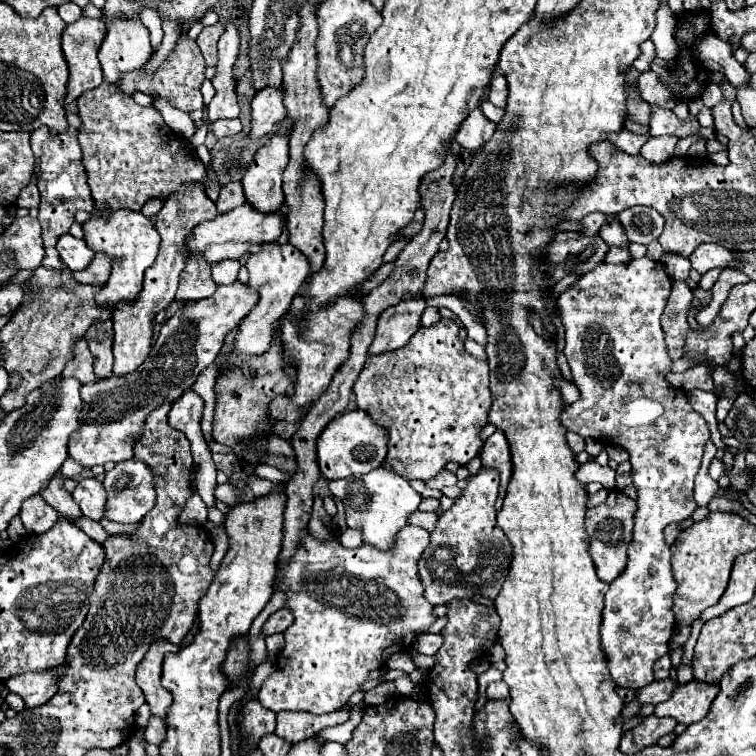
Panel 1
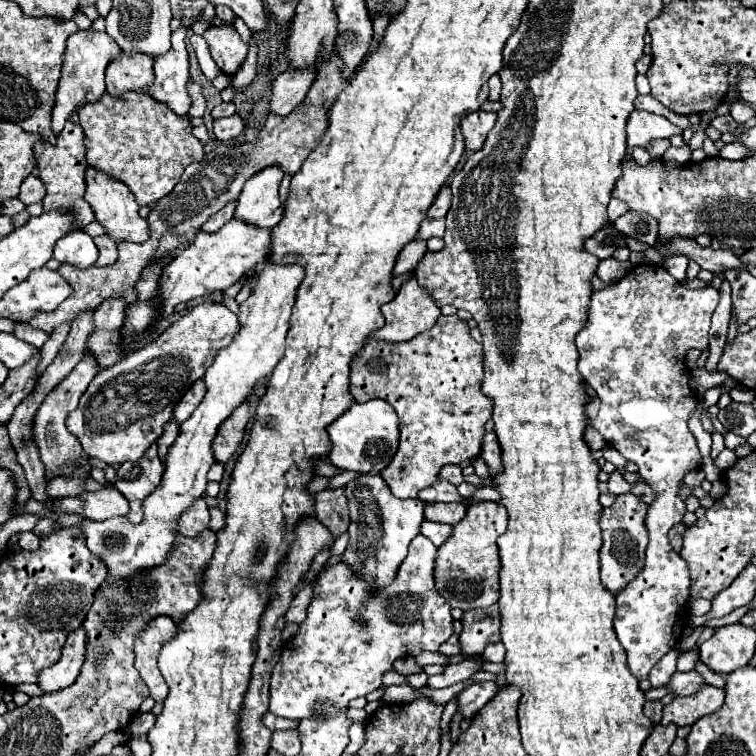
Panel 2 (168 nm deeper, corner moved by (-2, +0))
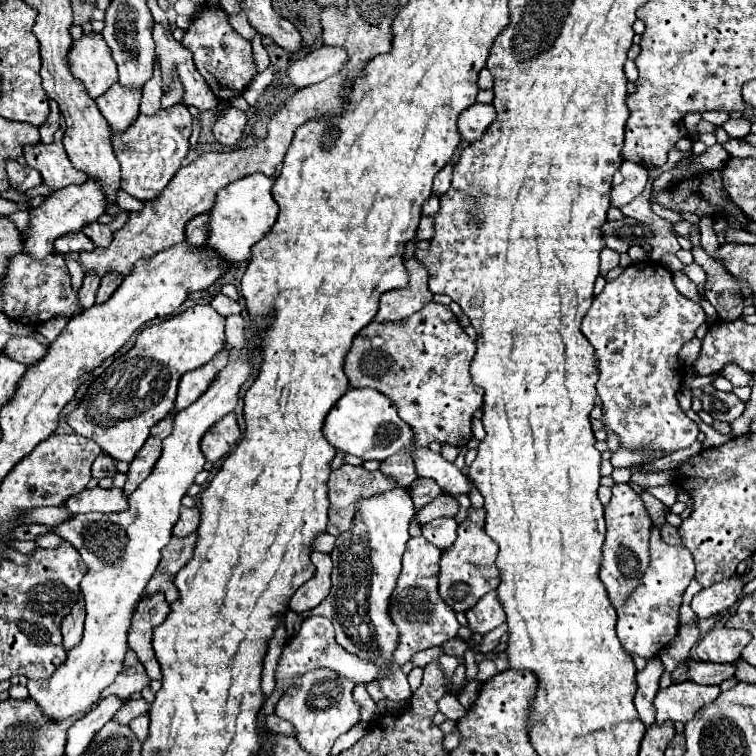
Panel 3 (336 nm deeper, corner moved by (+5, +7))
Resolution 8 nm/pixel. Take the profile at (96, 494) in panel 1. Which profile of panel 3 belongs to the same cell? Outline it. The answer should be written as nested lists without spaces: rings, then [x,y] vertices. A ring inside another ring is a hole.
[[[85,489],[79,495],[69,497],[63,507],[67,511],[75,513],[89,513],[89,511],[101,511],[101,513],[111,513],[111,511],[125,511],[127,509],[127,499],[121,489]]]

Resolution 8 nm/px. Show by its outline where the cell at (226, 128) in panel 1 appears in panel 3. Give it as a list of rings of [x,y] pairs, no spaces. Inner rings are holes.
[[[225,107],[221,115],[217,115],[215,123],[211,125],[211,131],[215,135],[215,139],[225,145],[225,147],[231,147],[235,145],[235,141],[241,137],[243,133],[243,127],[247,123],[247,117],[241,109],[235,109],[235,107]]]

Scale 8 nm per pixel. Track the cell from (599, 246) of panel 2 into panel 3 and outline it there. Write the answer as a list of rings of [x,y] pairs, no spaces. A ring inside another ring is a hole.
[[[623,217],[621,221],[607,221],[603,225],[605,245],[619,253],[625,253],[633,245],[645,245],[647,237],[649,237],[649,227],[631,217]]]

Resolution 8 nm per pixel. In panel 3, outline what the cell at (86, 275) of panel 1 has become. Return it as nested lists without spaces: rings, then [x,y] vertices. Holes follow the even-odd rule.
[[[89,223],[83,227],[83,233],[95,243],[95,247],[109,247],[109,243],[113,241],[113,233],[107,225],[101,223]]]

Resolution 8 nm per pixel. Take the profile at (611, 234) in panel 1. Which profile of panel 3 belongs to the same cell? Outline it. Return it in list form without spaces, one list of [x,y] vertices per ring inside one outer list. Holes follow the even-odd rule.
[[[605,247],[601,251],[601,273],[607,275],[607,271],[613,269],[613,267],[617,267],[617,265],[619,265],[619,253],[613,251],[613,249],[609,249],[609,247]]]

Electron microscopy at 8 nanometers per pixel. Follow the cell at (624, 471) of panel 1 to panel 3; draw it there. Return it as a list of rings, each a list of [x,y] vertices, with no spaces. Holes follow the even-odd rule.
[[[641,491],[641,499],[643,499],[643,503],[645,503],[645,507],[647,507],[647,511],[649,511],[649,515],[651,515],[651,519],[653,519],[653,525],[663,525],[665,523],[665,507],[663,507],[663,503],[659,501],[659,499],[655,499],[649,491]]]

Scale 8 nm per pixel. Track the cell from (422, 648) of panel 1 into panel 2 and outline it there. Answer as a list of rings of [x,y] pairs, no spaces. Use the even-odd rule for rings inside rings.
[[[452,634],[452,638],[448,642],[444,642],[444,646],[440,646],[442,654],[448,654],[448,656],[456,656],[456,654],[462,654],[462,648],[460,648],[460,642],[458,642],[458,634]]]

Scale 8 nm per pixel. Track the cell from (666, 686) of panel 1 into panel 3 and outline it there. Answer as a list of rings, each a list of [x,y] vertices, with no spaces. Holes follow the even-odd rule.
[[[689,661],[687,663],[687,679],[701,685],[719,685],[723,679],[735,675],[735,665],[717,665],[705,661]]]

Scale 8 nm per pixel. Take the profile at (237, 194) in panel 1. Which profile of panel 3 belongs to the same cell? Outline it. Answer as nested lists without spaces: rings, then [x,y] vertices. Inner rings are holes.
[[[209,213],[197,215],[193,221],[189,221],[185,227],[185,235],[187,243],[191,245],[201,245],[205,239],[209,239]]]

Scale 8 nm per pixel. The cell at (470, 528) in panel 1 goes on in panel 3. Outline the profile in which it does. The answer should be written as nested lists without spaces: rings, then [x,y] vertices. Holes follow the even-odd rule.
[[[471,507],[467,519],[457,527],[457,539],[453,547],[441,553],[439,595],[455,611],[467,611],[479,601],[479,597],[483,597],[489,591],[495,591],[499,585],[499,571],[495,567],[499,547],[489,539],[489,535],[483,529],[483,523],[485,523],[485,509]]]

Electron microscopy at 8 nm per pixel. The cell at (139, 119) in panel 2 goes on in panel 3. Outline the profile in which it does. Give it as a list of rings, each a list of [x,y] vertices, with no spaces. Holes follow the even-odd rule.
[[[177,103],[169,109],[159,109],[155,115],[143,115],[125,129],[125,133],[111,131],[111,145],[121,163],[121,189],[139,201],[157,197],[189,153],[191,113],[185,105]]]

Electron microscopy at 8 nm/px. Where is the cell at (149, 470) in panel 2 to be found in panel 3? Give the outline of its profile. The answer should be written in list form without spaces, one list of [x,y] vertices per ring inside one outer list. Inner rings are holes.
[[[171,415],[165,417],[161,423],[157,423],[153,429],[151,429],[151,435],[149,439],[145,441],[145,447],[141,447],[141,451],[135,455],[135,459],[129,463],[129,471],[127,471],[127,483],[123,487],[123,495],[131,495],[151,473],[153,465],[157,463],[159,455],[161,455],[161,443],[163,439],[171,433]]]

